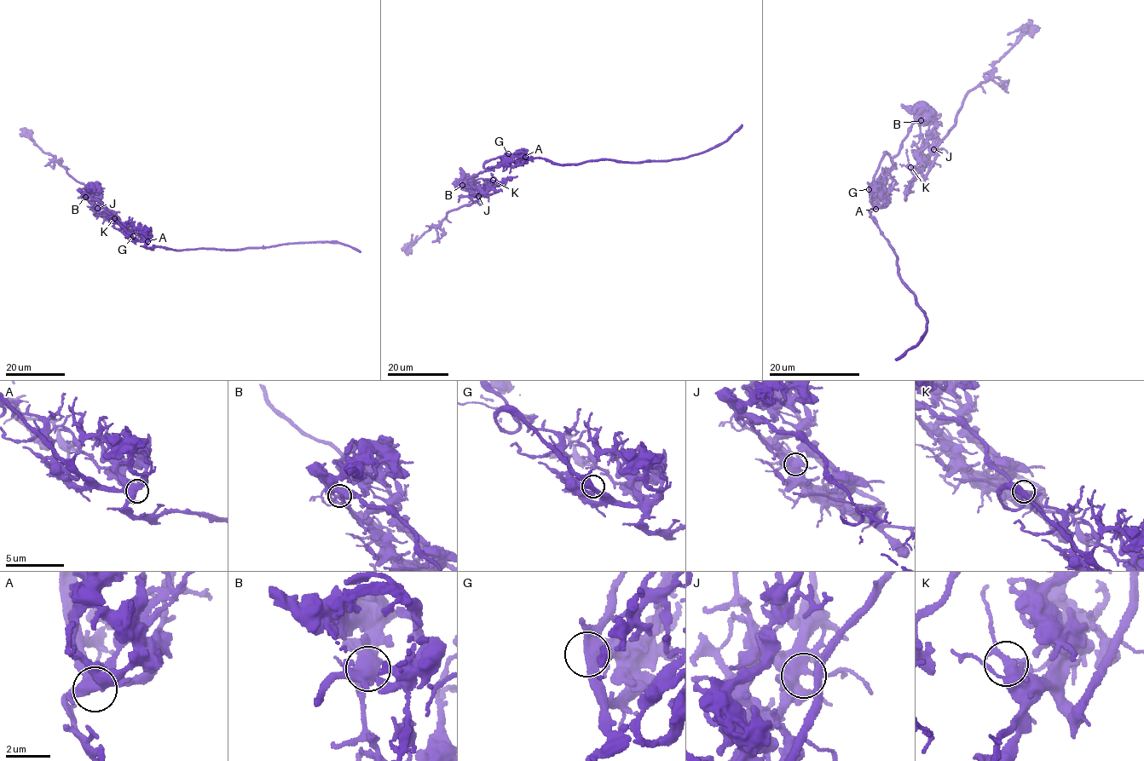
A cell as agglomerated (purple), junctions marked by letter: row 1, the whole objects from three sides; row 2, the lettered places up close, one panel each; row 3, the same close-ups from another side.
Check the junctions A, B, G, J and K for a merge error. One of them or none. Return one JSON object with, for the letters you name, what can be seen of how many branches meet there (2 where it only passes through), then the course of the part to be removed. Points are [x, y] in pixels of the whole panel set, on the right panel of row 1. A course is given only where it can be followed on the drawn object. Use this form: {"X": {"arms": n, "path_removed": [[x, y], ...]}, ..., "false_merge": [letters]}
{"B": {"arms": 4, "path_removed": [[921, 120], [924, 177], [968, 92], [985, 81], [994, 62], [1019, 43], [1023, 35], [1034, 32], [1040, 27]]}, "false_merge": ["B"]}

